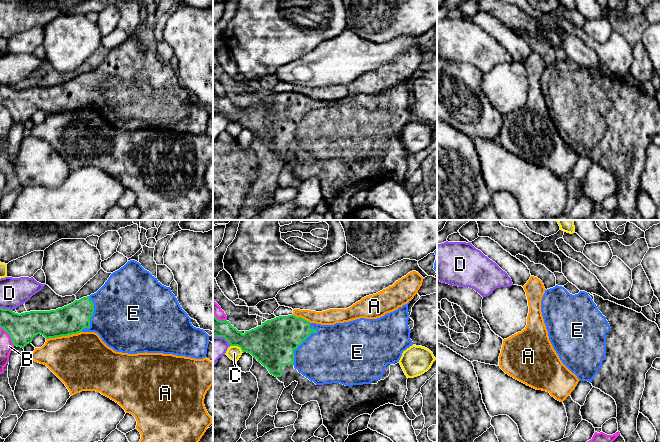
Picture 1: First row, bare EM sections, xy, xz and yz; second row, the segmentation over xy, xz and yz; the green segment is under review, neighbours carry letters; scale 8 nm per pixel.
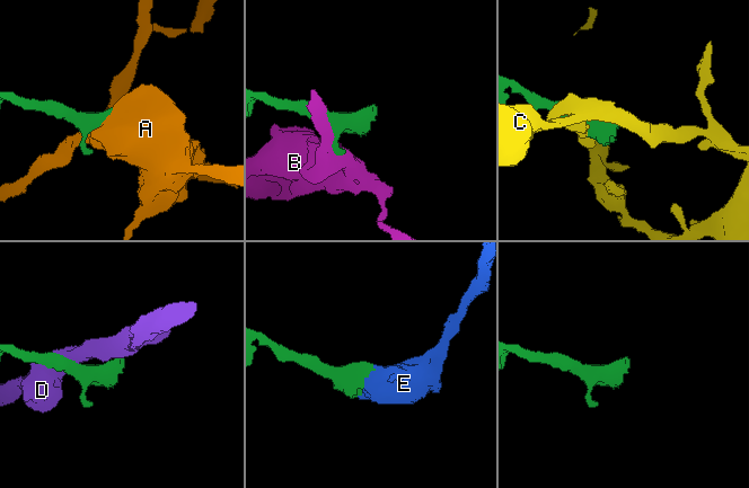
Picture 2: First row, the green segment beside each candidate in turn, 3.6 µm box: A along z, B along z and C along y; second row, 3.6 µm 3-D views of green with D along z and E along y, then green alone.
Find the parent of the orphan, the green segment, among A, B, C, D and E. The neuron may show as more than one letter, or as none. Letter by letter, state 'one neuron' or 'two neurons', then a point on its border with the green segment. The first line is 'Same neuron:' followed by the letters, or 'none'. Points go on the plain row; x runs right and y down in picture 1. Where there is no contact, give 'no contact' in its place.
Same neuron: E
A: two neurons | xy (63, 111)
B: two neurons | xy (9, 111)
C: two neurons | xz (237, 121)
D: two neurons | xy (6, 85)
E: one neuron | xz (303, 116)

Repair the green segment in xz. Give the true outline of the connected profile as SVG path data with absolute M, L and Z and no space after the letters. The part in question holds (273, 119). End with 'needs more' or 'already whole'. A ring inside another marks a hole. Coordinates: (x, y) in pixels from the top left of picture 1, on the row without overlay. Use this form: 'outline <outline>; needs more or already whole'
outline M408 80L387 89L377 95L360 94L334 101L321 101L294 91L279 92L267 96L249 107L238 107L227 96L218 96L213 88L213 113L224 113L230 122L238 122L242 128L250 129L269 149L275 152L286 163L296 157L293 175L297 180L304 181L317 177L321 186L323 201L327 204L336 220L343 220L348 214L349 199L356 193L369 190L385 180L403 182L407 171L407 152L399 136L402 129L413 121L410 115L411 106L408 102Z; needs more

